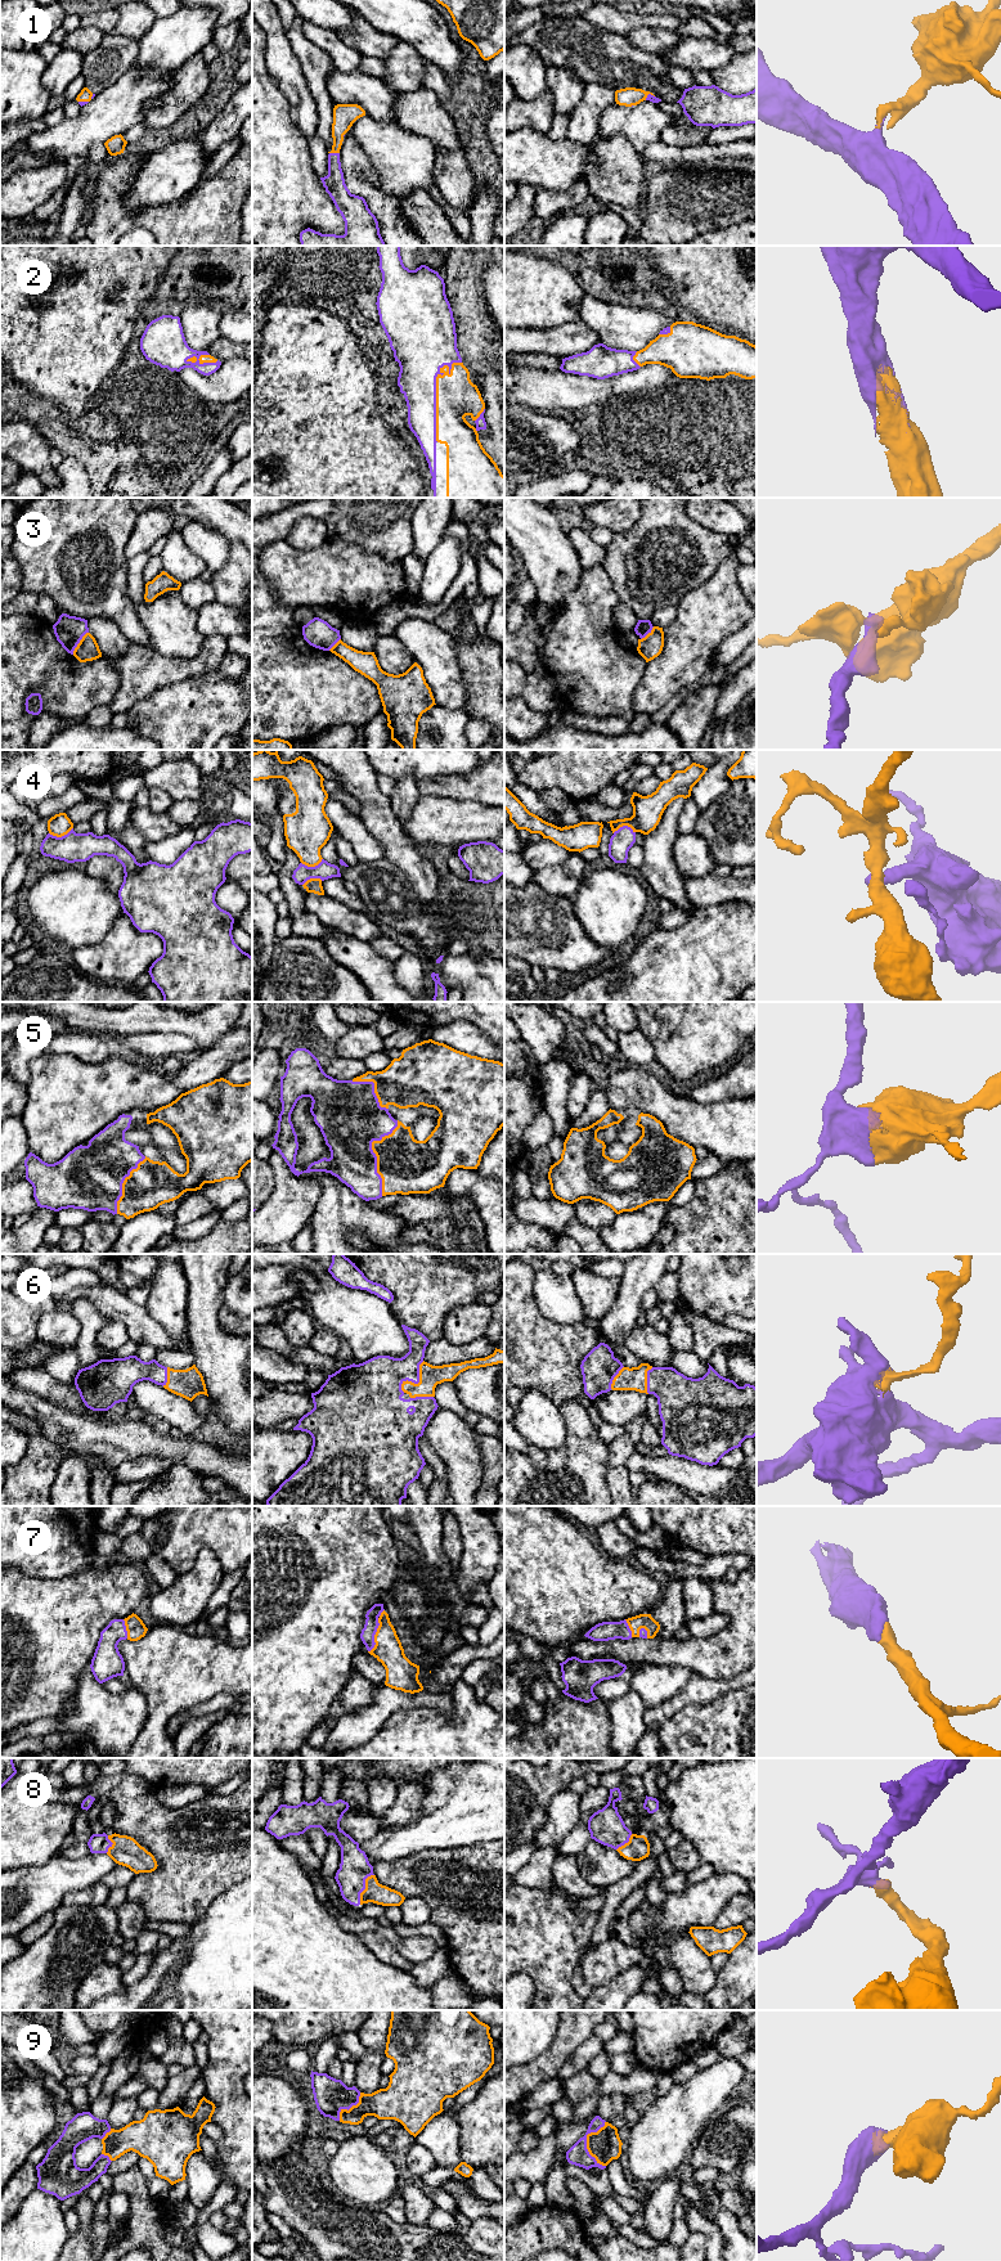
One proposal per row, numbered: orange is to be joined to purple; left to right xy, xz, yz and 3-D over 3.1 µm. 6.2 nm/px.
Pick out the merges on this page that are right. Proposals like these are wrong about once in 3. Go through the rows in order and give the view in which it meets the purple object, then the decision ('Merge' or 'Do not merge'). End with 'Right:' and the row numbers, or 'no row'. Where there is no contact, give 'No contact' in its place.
1: Touches purple in xz. Merge
2: Touches purple in xz. Merge
3: Touches purple in xy. Do not merge
4: Touches purple in xy. Do not merge
5: Touches purple in xz. Merge
6: Touches purple in xz. Merge
7: Touches purple in xz. Merge
8: Touches purple in xz. Merge
9: Touches purple in yz. Merge
Right: 1, 2, 5, 6, 7, 8, 9

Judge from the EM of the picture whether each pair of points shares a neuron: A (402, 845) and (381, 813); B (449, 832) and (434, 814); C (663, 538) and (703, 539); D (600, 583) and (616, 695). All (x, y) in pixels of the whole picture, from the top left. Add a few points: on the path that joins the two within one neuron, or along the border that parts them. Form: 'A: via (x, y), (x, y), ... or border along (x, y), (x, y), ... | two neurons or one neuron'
A: via (394, 837), (381, 821) | one neuron
B: via (447, 828), (436, 818) | one neuron
C: via (673, 539), (692, 539) | one neuron
D: via (600, 611), (600, 666) | one neuron

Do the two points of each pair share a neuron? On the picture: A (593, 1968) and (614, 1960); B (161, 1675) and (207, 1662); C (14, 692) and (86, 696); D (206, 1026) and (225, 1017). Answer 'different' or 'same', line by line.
A: same
B: same
C: same
D: same

